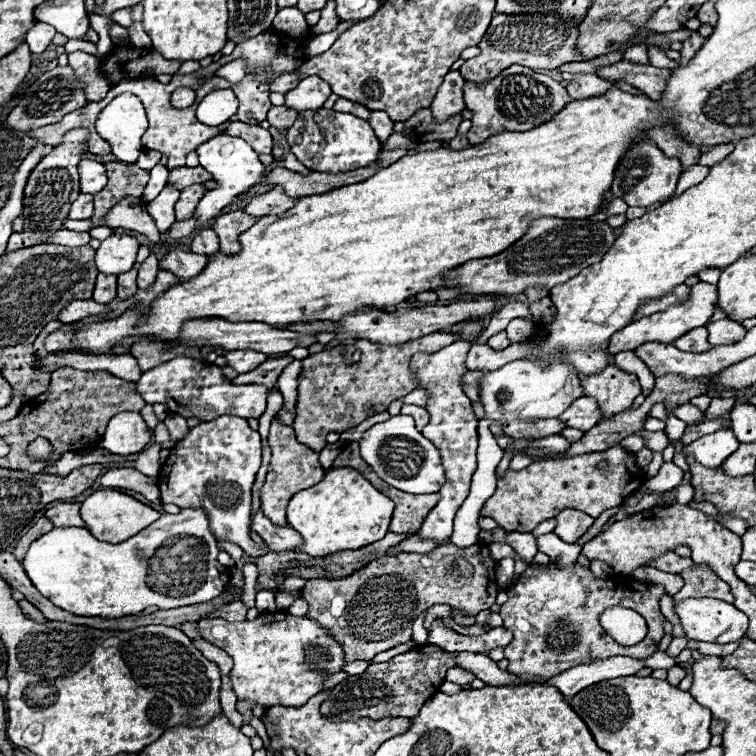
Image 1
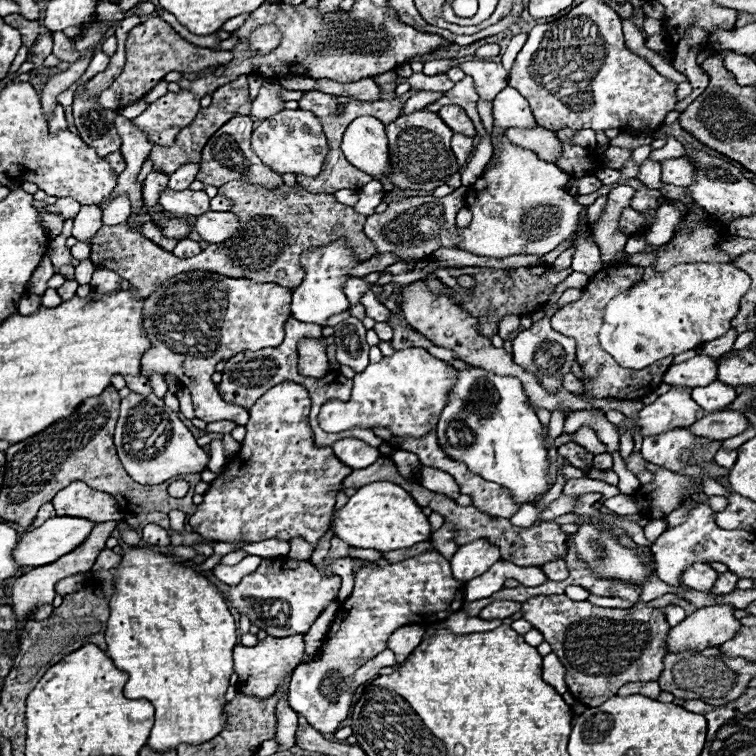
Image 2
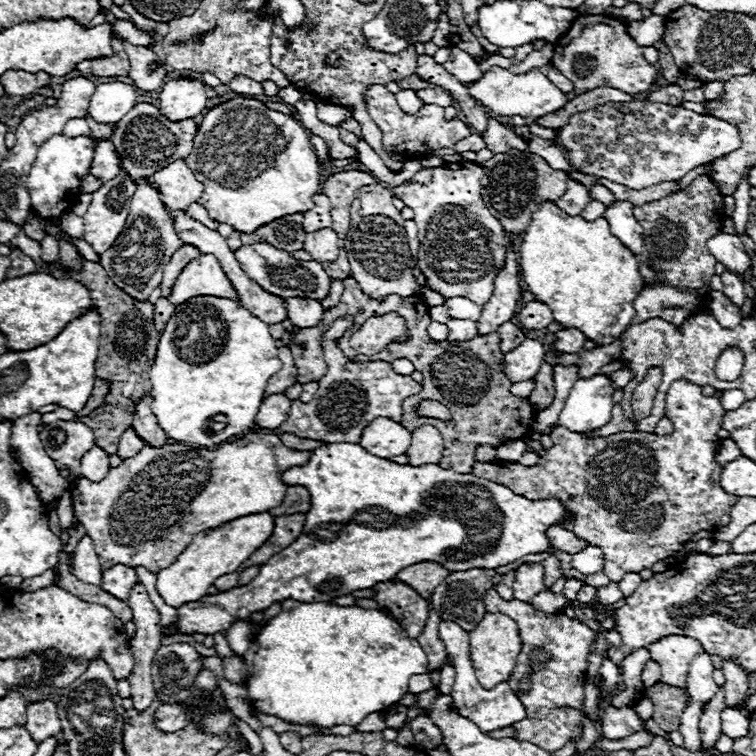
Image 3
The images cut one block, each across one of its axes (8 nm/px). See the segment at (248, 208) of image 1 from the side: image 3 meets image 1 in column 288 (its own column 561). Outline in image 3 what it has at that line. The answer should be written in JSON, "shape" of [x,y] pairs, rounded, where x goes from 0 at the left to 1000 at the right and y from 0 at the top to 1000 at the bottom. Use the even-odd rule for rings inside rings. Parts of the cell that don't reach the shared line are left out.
{"shape":[[[751,238],[751,251],[749,251],[749,257],[743,259],[743,262],[738,262],[735,265],[735,270],[741,270],[741,275],[746,275],[746,280],[751,280],[751,283],[767,283],[770,278],[772,278],[772,272],[780,267],[783,262],[780,262],[780,254],[778,254],[778,249],[770,243],[770,241],[765,241],[765,238]]]}

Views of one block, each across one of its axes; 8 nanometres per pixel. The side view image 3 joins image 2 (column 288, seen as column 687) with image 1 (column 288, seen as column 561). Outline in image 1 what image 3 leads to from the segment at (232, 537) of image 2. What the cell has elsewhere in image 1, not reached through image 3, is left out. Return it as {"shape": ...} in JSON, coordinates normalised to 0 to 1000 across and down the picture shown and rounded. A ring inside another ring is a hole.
{"shape":[[[360,556],[354,587],[360,593],[360,608],[357,608],[352,640],[349,640],[347,656],[344,656],[344,661],[347,661],[347,677],[362,693],[378,696],[378,667],[381,667],[381,661],[392,651],[397,651],[397,648],[402,648],[402,646],[407,646],[413,640],[421,640],[429,632],[431,624],[429,624],[429,619],[421,611],[421,601],[413,598],[407,590],[402,590],[402,587],[397,587],[392,582],[386,563],[376,563],[368,556]]]}

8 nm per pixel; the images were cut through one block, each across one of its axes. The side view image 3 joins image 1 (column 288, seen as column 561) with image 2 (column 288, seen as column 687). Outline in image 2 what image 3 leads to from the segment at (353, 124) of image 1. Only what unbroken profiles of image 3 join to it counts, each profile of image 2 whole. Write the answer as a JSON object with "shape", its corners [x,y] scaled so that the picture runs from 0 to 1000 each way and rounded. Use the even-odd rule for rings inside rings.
{"shape":[[[373,146],[360,156],[344,161],[344,167],[333,175],[333,198],[357,225],[368,230],[399,230],[399,233],[421,233],[429,217],[429,206],[434,204],[434,183],[426,175],[426,164],[421,153],[407,146]]]}

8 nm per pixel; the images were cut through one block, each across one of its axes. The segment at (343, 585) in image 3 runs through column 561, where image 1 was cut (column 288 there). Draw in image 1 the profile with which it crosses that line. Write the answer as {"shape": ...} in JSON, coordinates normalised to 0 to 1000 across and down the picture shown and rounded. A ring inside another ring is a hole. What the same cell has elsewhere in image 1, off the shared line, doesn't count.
{"shape":[[[437,619],[426,638],[413,646],[397,648],[384,659],[378,672],[381,693],[397,704],[399,722],[392,733],[407,733],[413,738],[434,735],[452,728],[481,725],[513,704],[521,664],[503,653],[476,624],[468,619]]]}

